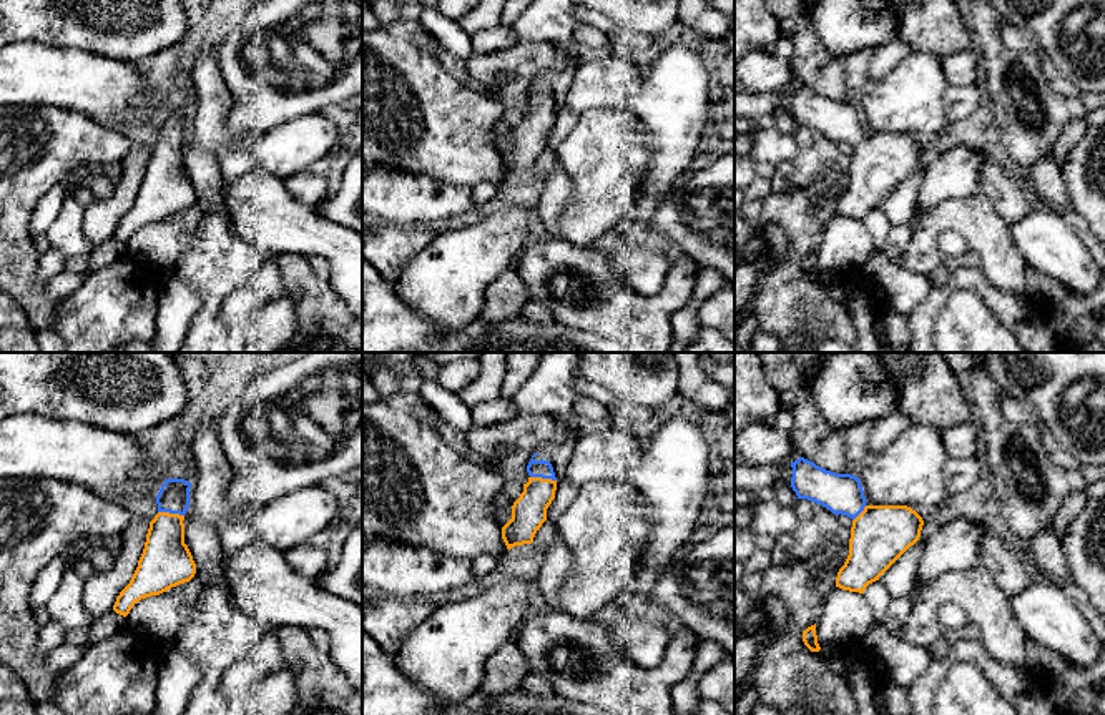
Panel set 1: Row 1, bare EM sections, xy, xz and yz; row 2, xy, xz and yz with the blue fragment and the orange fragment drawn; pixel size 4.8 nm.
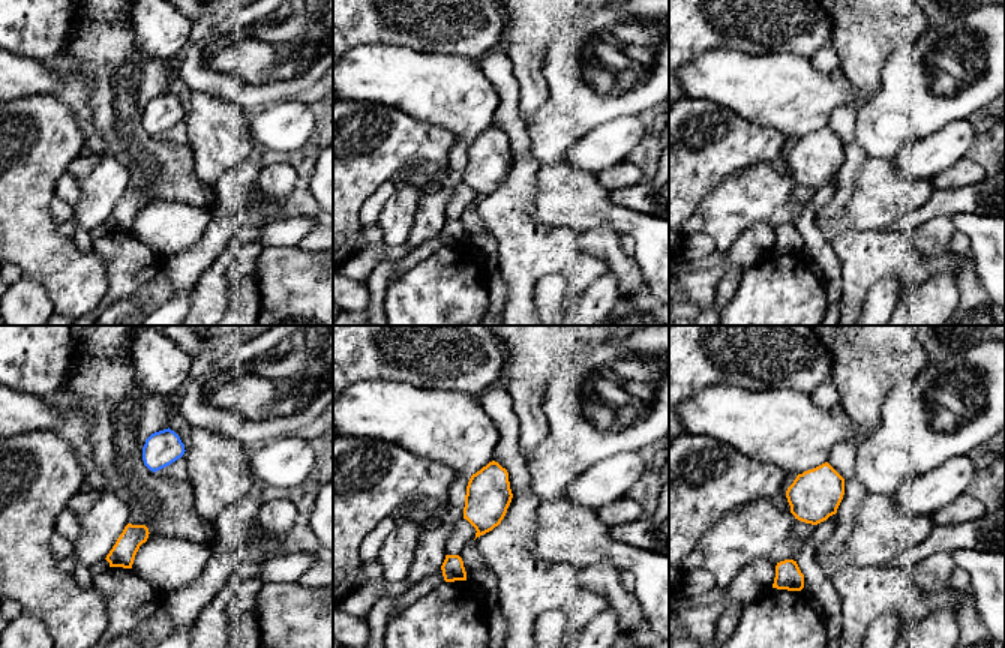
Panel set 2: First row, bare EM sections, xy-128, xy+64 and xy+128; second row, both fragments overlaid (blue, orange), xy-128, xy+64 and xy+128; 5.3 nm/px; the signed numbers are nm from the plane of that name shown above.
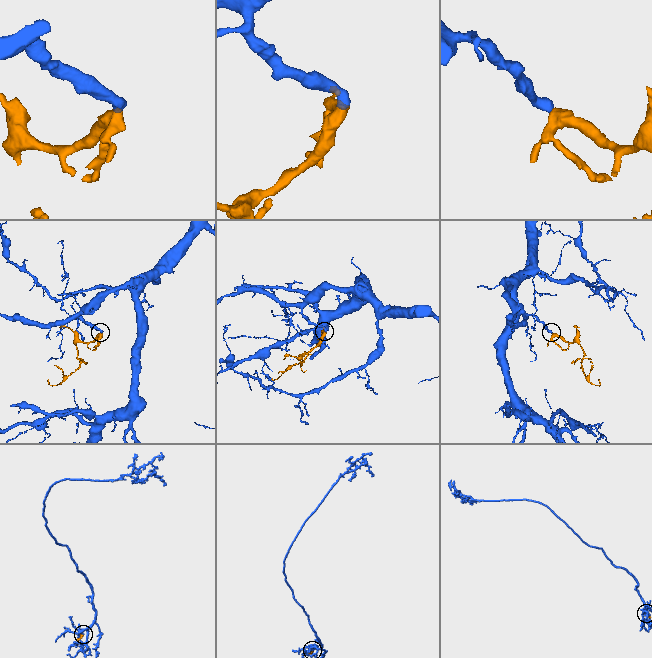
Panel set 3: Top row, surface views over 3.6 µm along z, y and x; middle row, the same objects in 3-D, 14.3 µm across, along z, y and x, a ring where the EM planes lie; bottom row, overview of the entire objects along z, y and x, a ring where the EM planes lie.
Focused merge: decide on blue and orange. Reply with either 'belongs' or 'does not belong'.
belongs

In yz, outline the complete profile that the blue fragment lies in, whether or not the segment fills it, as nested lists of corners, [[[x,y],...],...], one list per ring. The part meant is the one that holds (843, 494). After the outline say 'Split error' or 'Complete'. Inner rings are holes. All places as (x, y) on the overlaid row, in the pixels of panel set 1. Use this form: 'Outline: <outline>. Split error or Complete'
Outline: [[[804,457],[791,462],[791,467],[791,487],[798,499],[813,500],[836,515],[842,514],[852,519],[849,555],[837,572],[836,587],[864,594],[869,584],[879,580],[919,540],[924,525],[922,517],[907,505],[867,505],[859,477],[826,471]]]. Split error

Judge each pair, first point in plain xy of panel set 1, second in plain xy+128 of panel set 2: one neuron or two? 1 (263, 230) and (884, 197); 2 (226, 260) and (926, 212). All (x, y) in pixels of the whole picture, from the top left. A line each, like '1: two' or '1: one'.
1: one
2: two

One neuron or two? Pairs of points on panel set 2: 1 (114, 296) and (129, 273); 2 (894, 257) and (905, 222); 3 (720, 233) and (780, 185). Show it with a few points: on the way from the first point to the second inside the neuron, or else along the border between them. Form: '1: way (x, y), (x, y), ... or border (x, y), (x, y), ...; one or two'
1: way (117, 290), (123, 279); one
2: border (879, 230), (897, 230), (911, 234); two
3: way (735, 218), (761, 194), (765, 194); one

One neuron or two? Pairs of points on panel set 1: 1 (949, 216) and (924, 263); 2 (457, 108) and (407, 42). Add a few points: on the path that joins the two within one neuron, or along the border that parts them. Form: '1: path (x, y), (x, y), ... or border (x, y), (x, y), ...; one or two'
1: path (938, 225), (924, 238), (924, 251); one
2: path (441, 92), (407, 59); one

